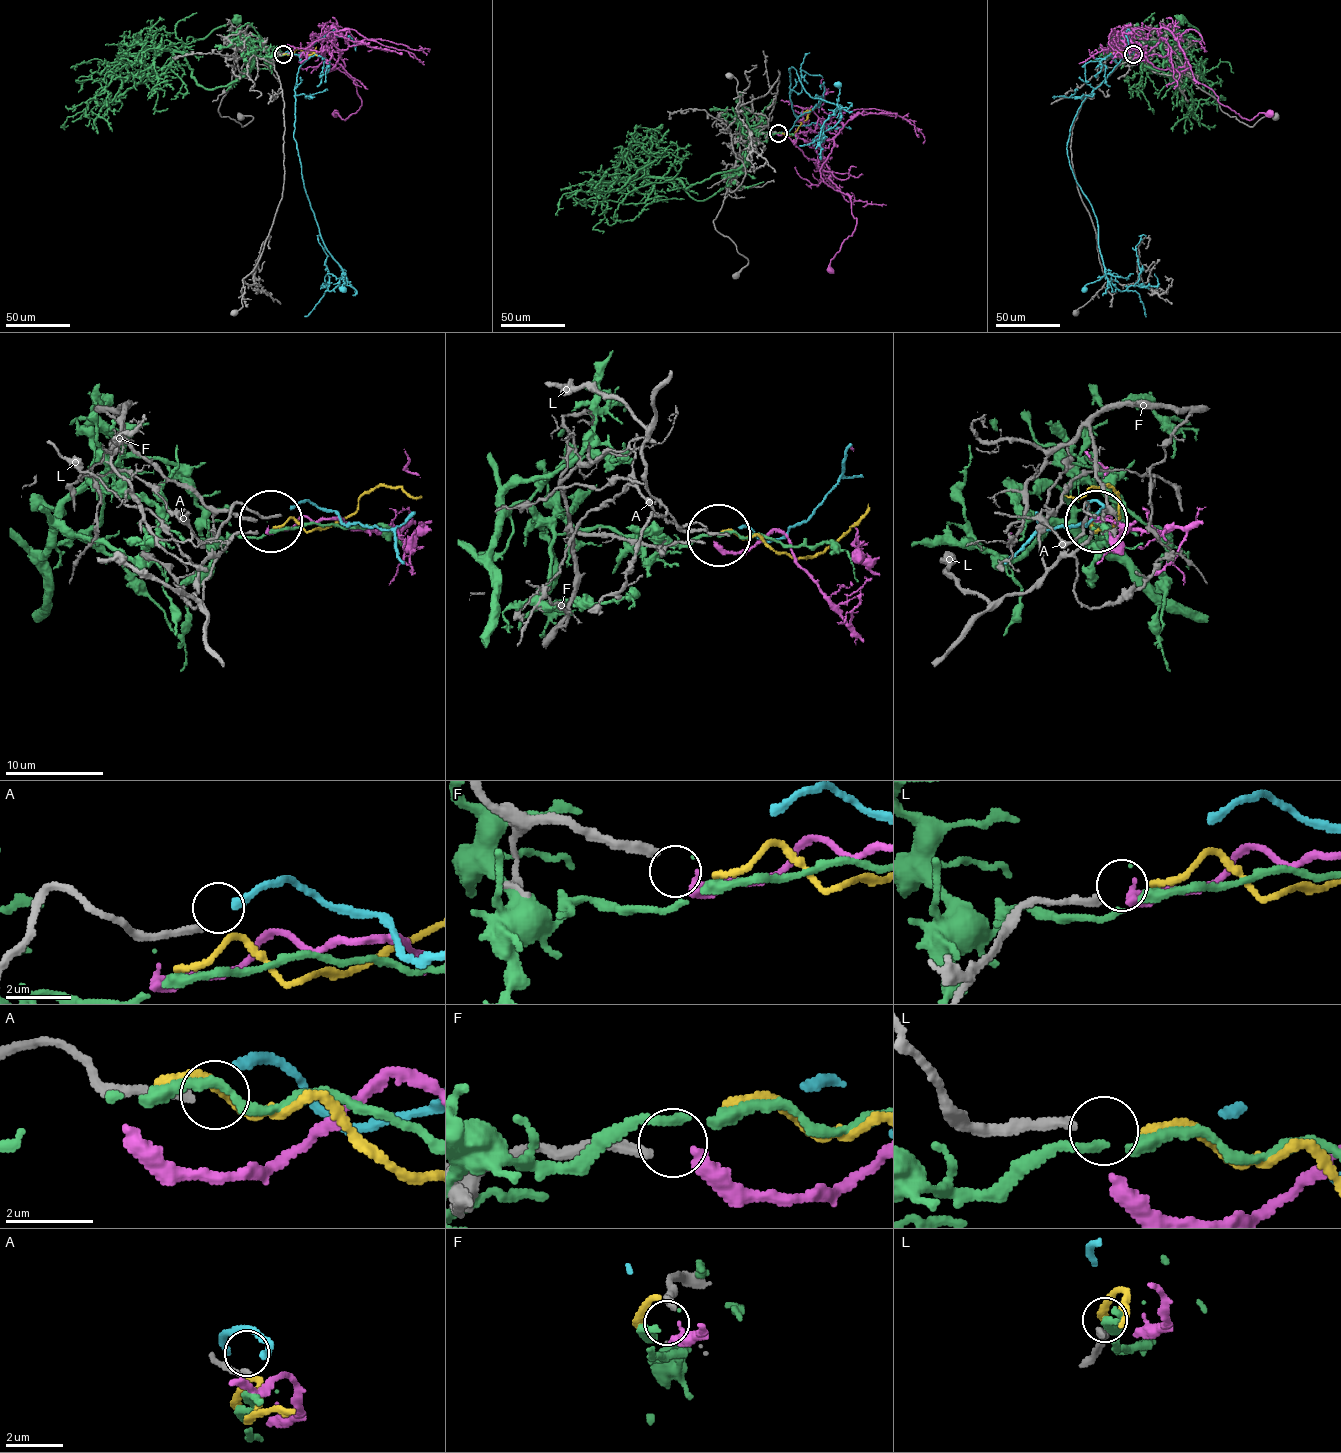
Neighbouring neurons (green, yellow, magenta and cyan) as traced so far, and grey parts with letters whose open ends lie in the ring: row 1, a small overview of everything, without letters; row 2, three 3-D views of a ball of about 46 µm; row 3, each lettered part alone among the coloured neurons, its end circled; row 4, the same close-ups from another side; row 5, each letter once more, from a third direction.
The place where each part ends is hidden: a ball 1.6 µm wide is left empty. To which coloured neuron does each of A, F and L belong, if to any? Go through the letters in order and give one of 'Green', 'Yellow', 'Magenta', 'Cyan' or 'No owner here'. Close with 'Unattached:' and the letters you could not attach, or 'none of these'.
A: Cyan
F: No owner here
L: Yellow
Unattached: F

